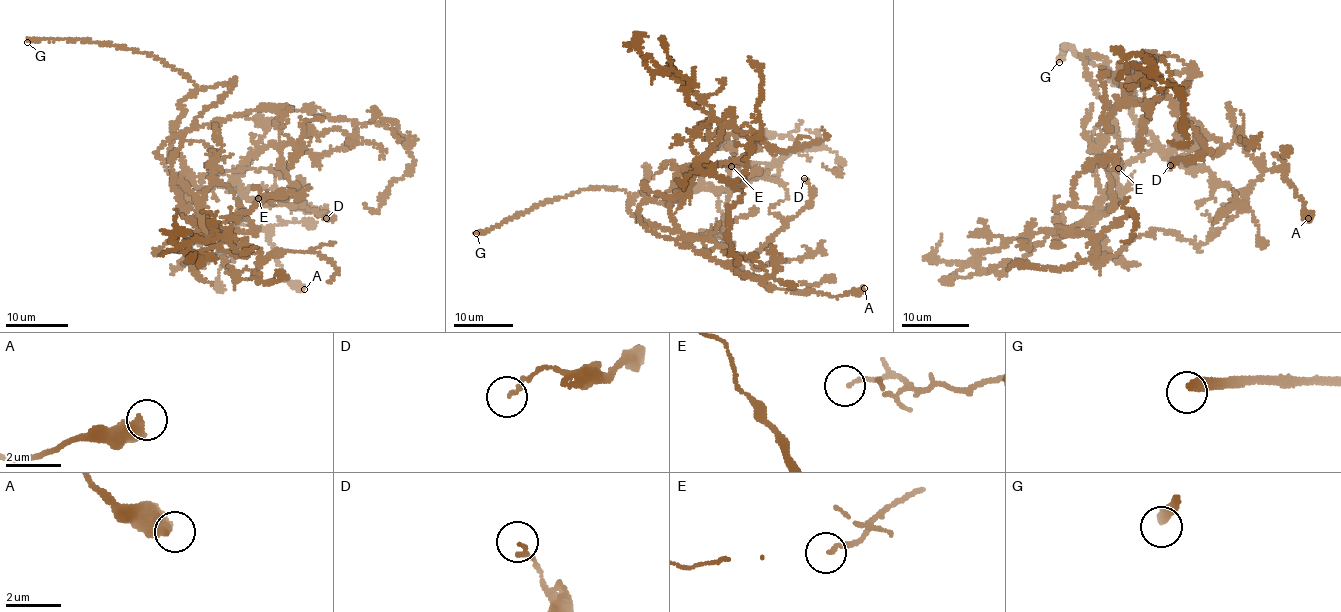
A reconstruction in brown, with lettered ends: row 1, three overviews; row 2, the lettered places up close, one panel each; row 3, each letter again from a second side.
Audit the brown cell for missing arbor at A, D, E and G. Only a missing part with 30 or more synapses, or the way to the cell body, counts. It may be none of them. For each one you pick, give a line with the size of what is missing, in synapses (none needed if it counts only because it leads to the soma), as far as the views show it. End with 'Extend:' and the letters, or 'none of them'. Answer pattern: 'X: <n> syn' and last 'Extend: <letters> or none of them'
Extend: G

